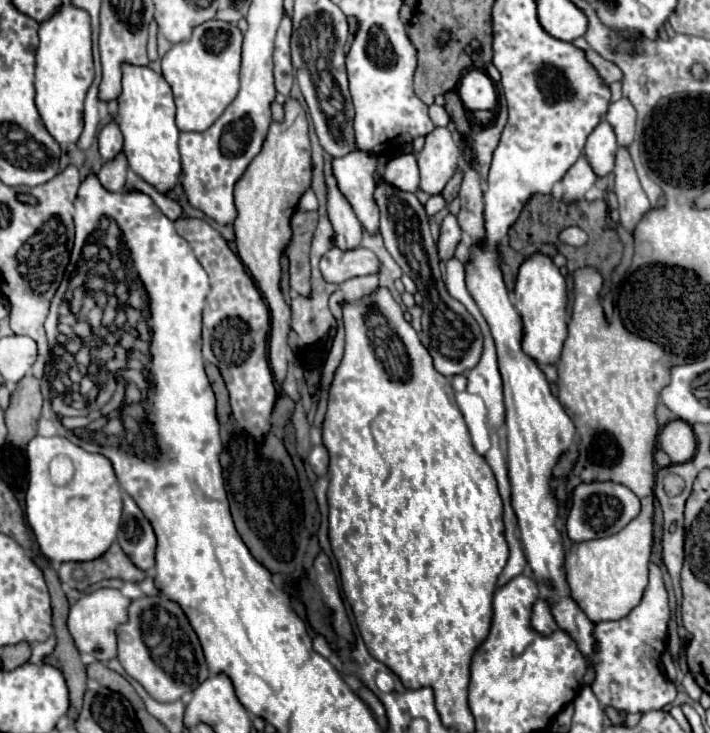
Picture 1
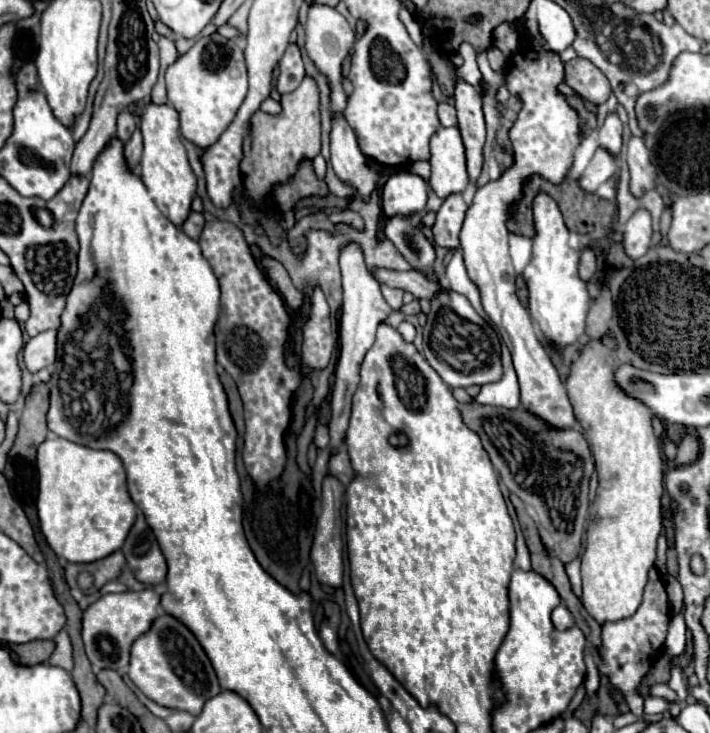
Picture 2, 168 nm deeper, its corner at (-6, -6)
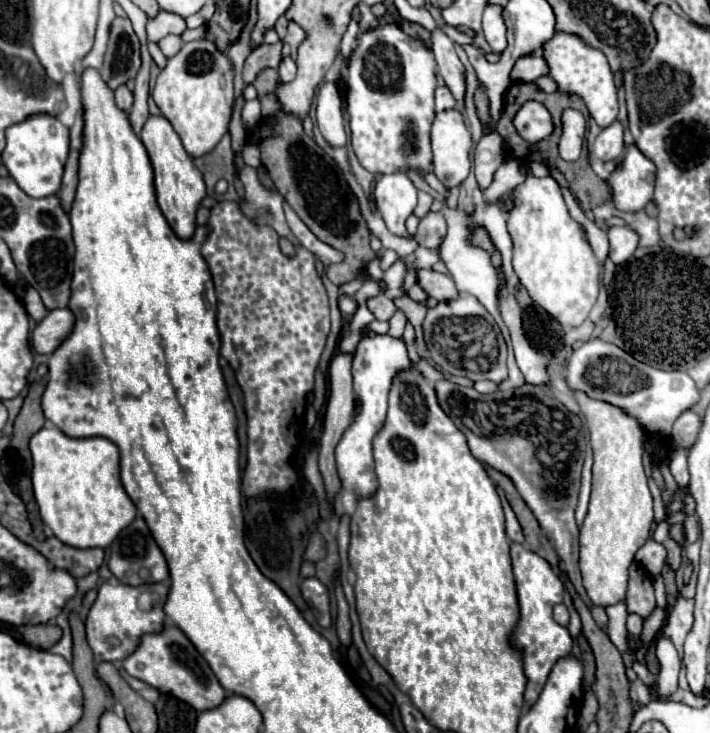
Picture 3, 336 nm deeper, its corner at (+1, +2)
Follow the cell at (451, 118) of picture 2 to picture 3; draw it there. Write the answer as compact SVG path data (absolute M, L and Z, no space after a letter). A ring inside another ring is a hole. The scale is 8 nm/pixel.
M446 85L436 89L436 111L444 111L444 109L454 109L458 103L454 99L454 95L450 93L450 89Z

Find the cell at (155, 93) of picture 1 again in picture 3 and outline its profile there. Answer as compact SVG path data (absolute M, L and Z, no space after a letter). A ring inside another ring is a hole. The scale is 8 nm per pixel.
M150 117L144 123L144 129L140 133L142 143L148 149L150 161L154 165L154 175L156 175L156 195L158 195L158 205L168 221L168 225L174 229L174 233L180 239L190 239L196 229L196 211L200 207L200 201L206 197L206 183L202 173L196 169L192 163L190 155L184 151L182 141L178 133L172 129L170 121L164 117Z

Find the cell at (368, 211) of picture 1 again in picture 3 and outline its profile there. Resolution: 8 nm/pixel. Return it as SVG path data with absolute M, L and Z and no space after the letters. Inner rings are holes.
M324 81L320 85L320 91L316 95L316 117L318 127L324 135L324 139L330 145L346 145L346 131L344 131L344 119L342 119L342 101L338 95L338 87L332 81Z

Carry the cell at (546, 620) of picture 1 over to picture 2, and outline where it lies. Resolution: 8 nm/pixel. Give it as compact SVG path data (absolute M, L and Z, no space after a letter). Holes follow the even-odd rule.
M559 605L559 607L553 609L553 613L551 613L551 621L553 621L555 629L559 629L559 631L565 631L565 629L569 629L569 627L575 625L571 613L569 613L567 607L563 607L563 605Z

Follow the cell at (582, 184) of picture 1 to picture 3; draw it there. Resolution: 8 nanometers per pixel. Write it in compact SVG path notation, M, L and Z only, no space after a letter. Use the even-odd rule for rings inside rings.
M614 121L598 135L590 157L600 161L614 161L622 151L624 151L624 125L620 121Z

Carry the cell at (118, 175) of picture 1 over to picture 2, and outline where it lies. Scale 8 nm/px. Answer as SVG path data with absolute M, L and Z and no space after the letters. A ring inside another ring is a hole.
M135 131L135 133L131 135L131 139L125 143L125 149L123 149L123 153L125 153L125 161L127 161L127 165L129 165L131 171L135 171L137 165L139 165L139 161L141 161L141 149L143 149L141 133Z

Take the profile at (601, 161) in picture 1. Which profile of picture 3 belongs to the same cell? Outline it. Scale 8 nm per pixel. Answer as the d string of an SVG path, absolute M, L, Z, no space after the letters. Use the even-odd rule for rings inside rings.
M556 31L552 39L548 39L542 45L542 57L548 63L548 77L554 79L560 93L578 93L578 97L584 101L586 109L590 111L592 119L604 129L612 121L616 121L618 115L618 87L614 83L614 73L608 65L606 55L590 47L582 37L574 33Z

